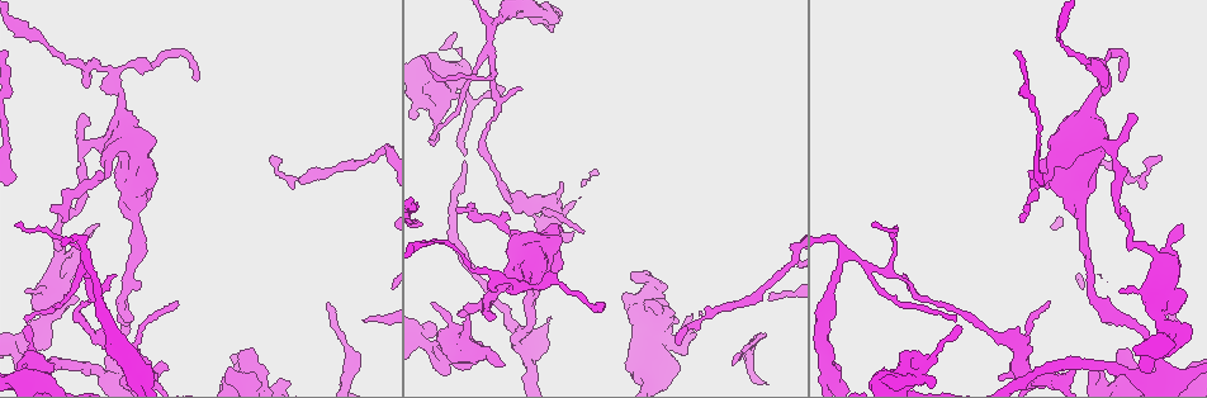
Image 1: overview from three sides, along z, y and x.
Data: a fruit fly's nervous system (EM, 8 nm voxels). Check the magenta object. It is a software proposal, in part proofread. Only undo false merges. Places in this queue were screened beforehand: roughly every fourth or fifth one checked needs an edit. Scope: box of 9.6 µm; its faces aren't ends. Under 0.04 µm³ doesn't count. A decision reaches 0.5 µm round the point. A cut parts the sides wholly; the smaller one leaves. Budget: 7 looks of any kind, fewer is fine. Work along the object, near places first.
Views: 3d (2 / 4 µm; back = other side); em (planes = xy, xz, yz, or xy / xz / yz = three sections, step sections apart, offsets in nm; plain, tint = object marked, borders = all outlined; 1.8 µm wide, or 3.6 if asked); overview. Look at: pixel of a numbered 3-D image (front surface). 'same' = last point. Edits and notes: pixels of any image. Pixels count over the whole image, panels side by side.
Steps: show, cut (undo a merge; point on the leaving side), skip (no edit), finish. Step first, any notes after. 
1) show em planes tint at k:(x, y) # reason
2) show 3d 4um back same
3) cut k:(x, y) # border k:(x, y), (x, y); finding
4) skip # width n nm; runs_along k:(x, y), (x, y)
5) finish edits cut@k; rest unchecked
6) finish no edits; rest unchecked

show em yz step 16 tint at 1:(114, 70) # sharp bend

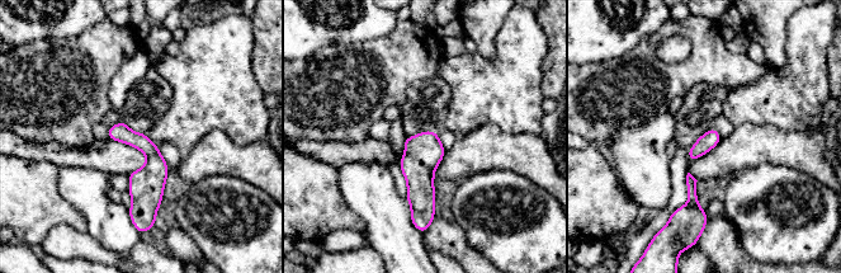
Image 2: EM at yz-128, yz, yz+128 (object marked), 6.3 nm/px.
skip # runs_along 2:(121, 126), (151, 154), (136, 215); continuous, no second neuron

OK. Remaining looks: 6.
show em 3.6um xz step 8 tint at 1:(132, 188) # two arms in line, one across

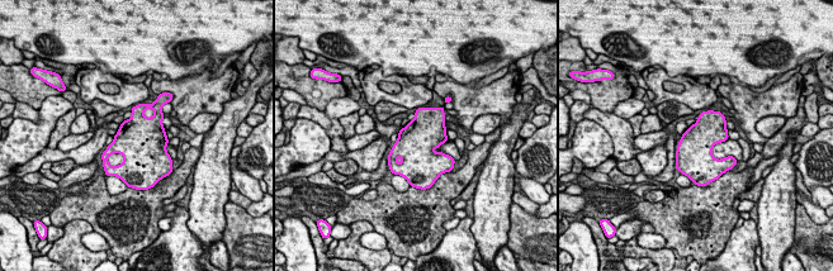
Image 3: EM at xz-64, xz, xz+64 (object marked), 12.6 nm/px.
skip # one neuron here

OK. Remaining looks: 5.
show em planes plain at 1:(37, 329)

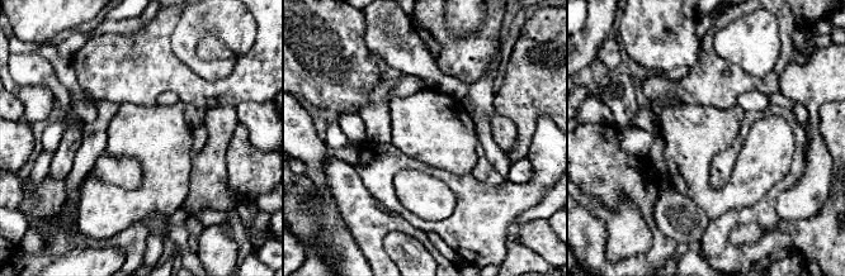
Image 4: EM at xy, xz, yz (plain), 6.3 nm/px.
show em planes tint same # with the object marked

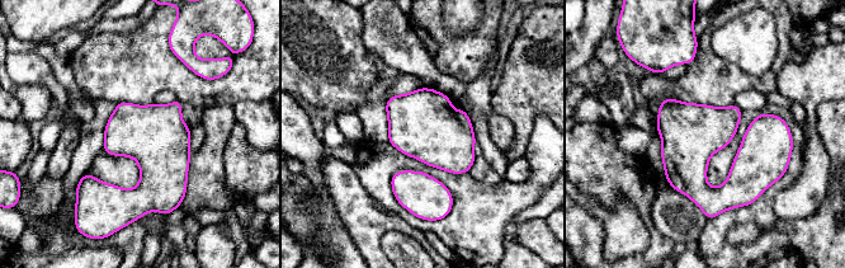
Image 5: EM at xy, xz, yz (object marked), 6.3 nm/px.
skip # width 380 nm; all the same neuron

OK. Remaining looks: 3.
finish no edits; rest unchecked

